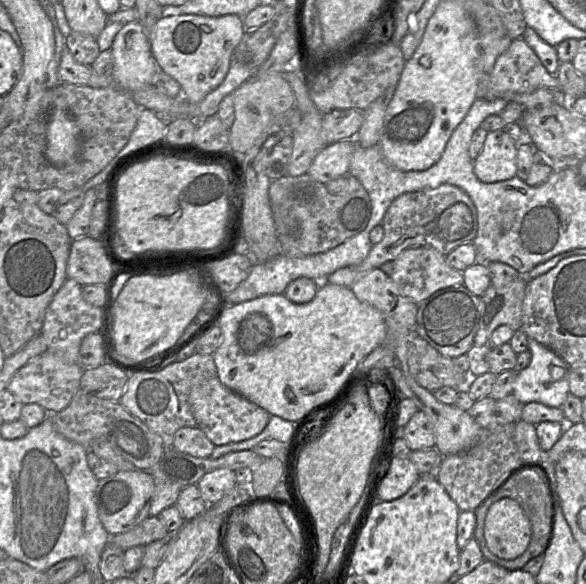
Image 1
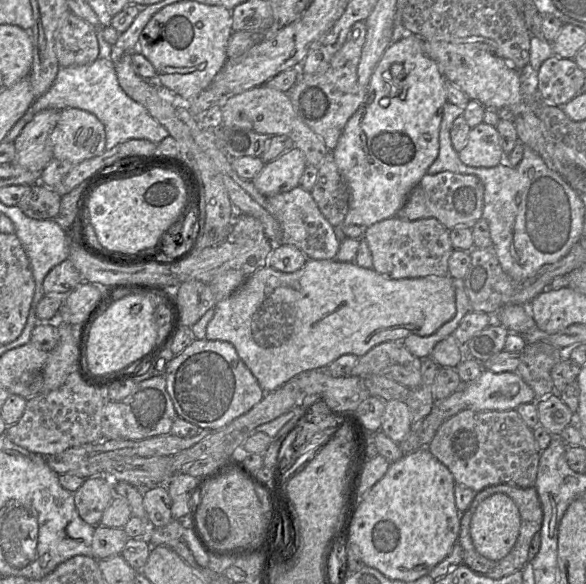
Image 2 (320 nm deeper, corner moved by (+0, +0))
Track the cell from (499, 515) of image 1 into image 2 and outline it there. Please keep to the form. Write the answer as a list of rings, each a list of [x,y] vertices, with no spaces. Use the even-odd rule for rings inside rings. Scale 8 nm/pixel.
[[[504,493],[485,498],[470,522],[473,545],[482,556],[500,561],[514,547],[520,531],[520,513],[515,502]]]

